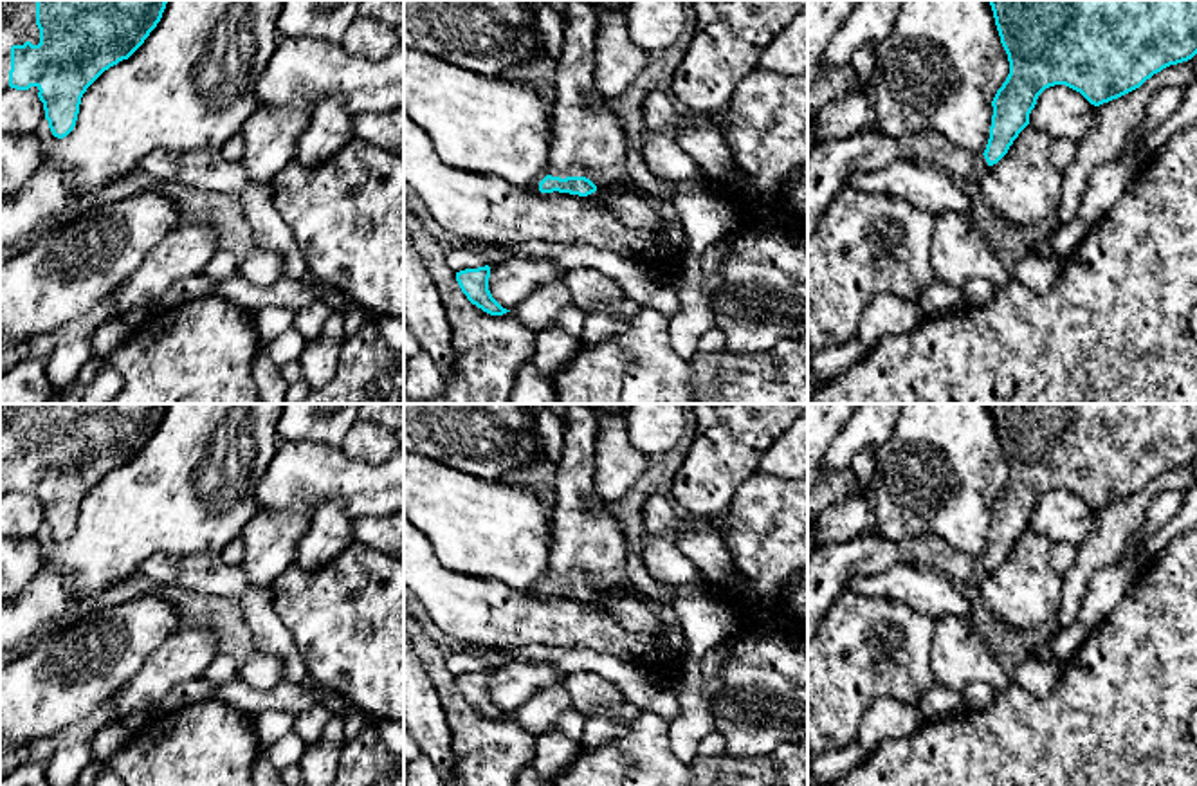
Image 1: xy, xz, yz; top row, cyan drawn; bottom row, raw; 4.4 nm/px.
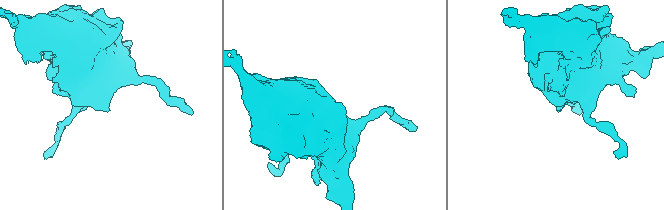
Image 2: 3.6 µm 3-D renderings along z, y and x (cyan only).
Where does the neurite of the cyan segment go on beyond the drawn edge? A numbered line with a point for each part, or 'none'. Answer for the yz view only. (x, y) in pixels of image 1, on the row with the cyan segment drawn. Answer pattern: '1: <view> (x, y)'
1: yz (831, 163)

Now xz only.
1: xz (588, 141)

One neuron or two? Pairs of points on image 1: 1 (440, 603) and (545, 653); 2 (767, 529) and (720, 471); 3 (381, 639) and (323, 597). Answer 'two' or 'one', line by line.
1: two
2: two
3: one

